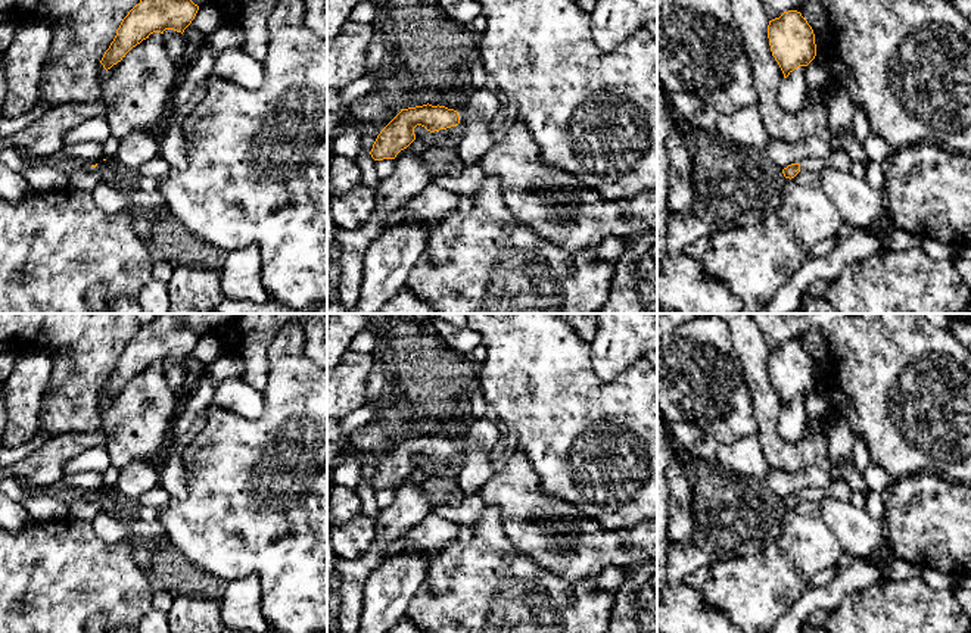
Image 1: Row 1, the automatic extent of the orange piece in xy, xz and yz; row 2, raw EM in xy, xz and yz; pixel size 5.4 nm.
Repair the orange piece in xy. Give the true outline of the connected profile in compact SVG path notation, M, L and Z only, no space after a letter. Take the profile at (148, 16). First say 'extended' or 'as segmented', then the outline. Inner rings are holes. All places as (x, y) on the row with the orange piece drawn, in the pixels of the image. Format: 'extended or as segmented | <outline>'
as segmented | M140 0L122 19L100 63L106 71L111 69L153 32L174 29L183 34L197 10L199 6L192 0Z

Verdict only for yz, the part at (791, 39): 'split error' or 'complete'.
complete

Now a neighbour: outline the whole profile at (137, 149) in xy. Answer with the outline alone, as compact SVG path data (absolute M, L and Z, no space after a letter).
M134 131L121 140L113 160L131 171L139 171L158 155L159 141L147 132Z

